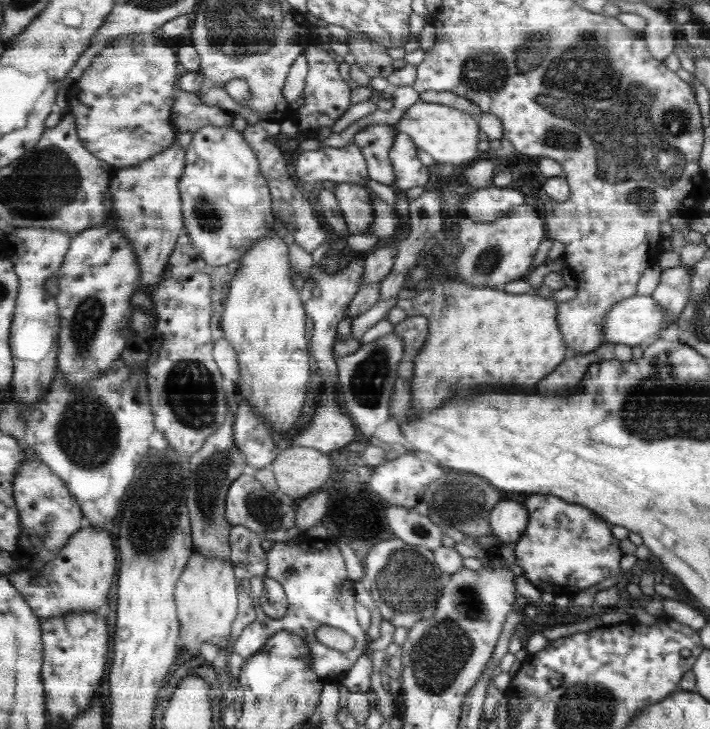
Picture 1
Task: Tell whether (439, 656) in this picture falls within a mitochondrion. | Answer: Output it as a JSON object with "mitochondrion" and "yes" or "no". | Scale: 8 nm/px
{"mitochondrion":"yes"}

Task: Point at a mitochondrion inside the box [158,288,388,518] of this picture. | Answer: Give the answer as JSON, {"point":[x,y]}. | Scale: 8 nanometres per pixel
{"point":[190,391]}

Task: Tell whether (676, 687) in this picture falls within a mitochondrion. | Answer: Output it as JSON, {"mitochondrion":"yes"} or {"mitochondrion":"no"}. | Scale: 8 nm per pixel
{"mitochondrion":"no"}

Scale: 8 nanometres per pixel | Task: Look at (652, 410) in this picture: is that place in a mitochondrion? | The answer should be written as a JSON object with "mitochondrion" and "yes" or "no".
{"mitochondrion":"yes"}

